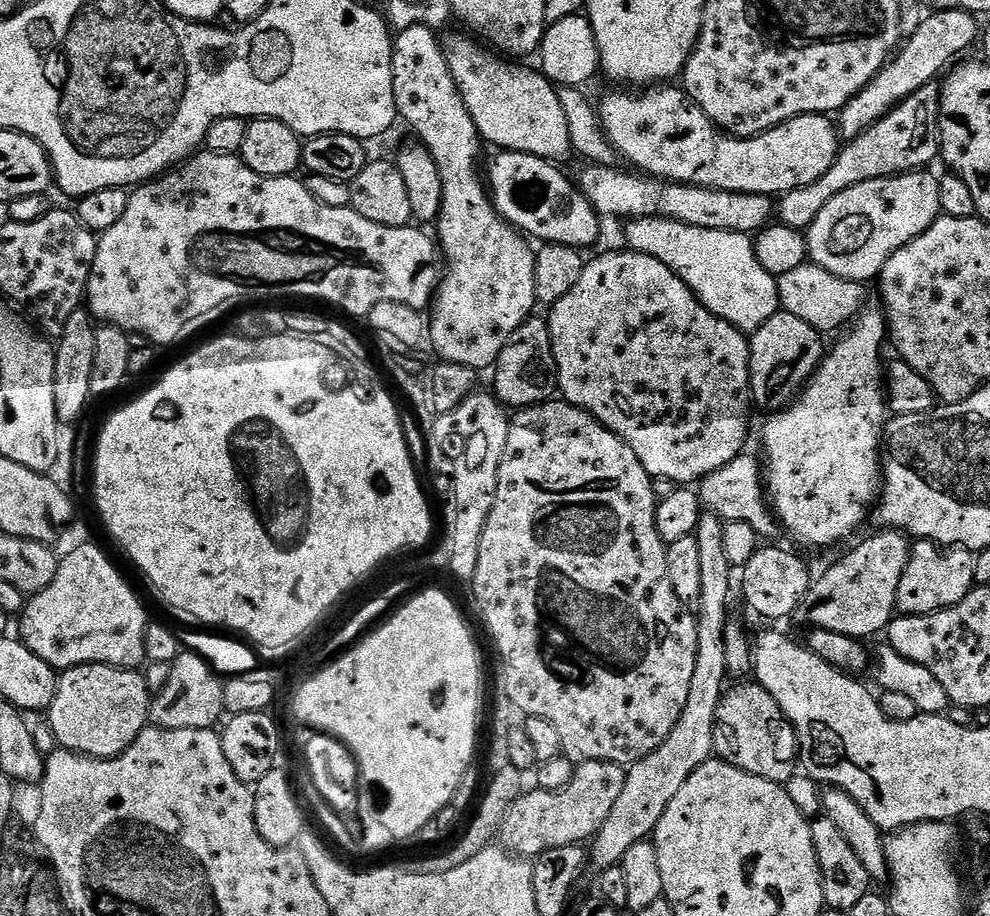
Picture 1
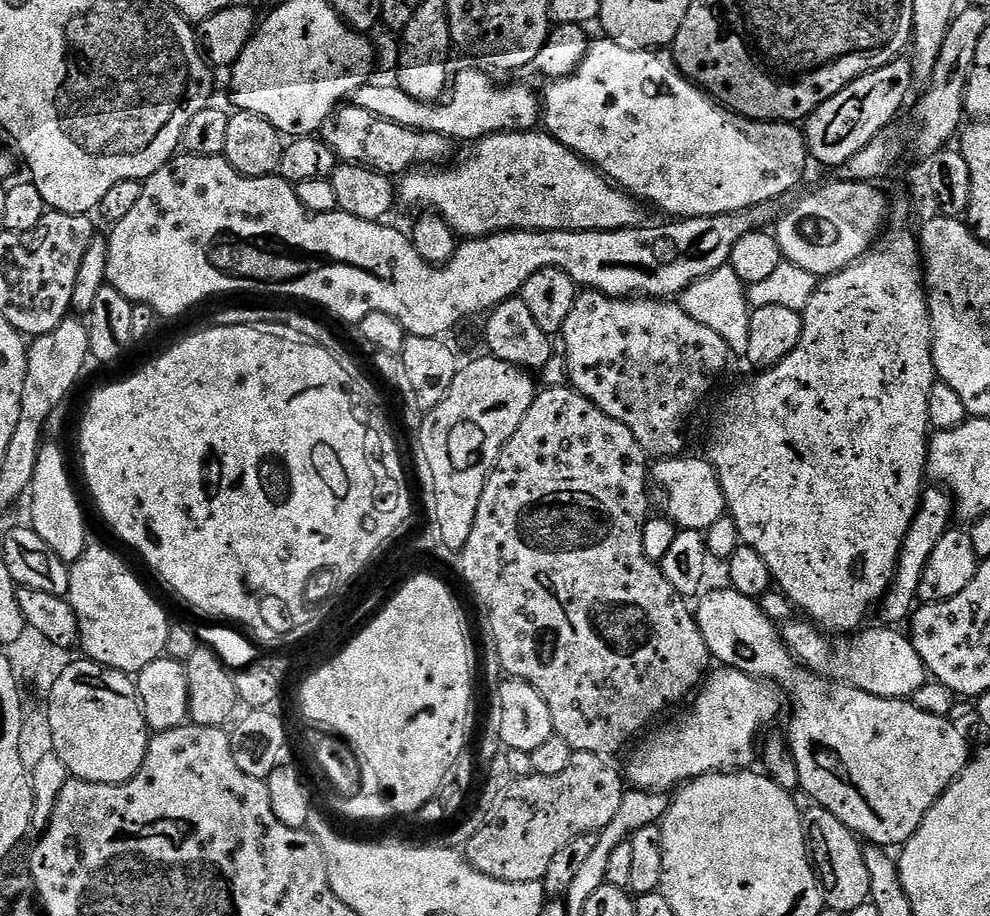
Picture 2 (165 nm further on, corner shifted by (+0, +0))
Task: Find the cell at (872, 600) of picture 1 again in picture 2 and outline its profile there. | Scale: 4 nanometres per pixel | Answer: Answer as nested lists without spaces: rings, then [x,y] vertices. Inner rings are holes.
[[[925,487],[916,517],[900,551],[900,560],[896,563],[896,574],[882,601],[884,616],[888,619],[885,621],[889,625],[900,626],[903,620],[905,623],[917,607],[922,570],[926,570],[926,562],[930,558],[930,554],[934,554],[934,546],[938,546],[938,538],[942,538],[942,534],[949,532],[950,525],[953,523],[951,520],[954,520],[953,497],[943,487]]]

